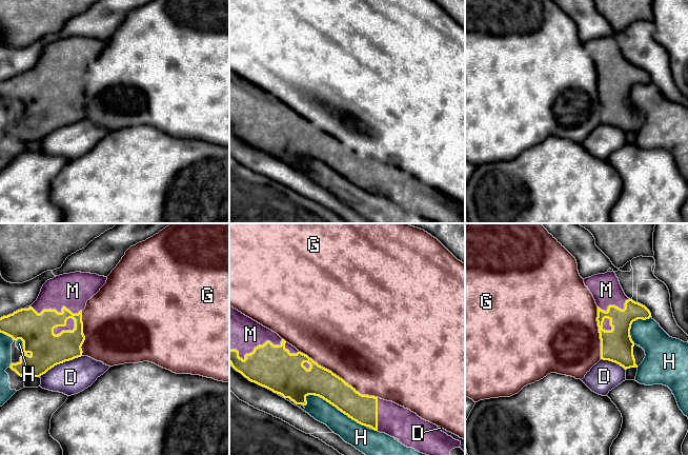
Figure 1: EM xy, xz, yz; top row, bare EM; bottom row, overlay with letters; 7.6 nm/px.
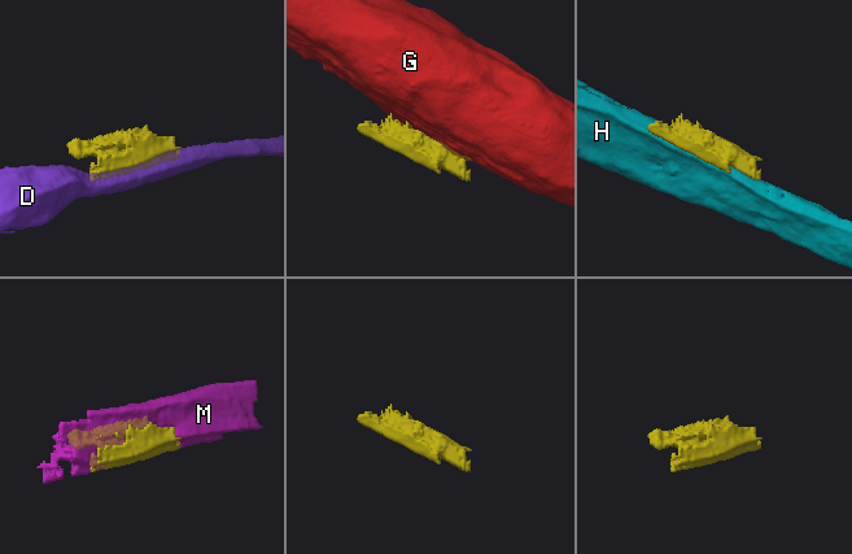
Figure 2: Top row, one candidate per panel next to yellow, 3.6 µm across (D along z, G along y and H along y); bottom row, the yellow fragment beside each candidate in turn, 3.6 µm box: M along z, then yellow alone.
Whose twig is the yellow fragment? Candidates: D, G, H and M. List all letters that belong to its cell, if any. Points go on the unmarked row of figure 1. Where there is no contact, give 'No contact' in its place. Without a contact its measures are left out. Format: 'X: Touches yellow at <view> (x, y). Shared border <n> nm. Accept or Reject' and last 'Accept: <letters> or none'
D: Touches yellow at xy (60, 126). Shared border 360 nm. Reject
G: Touches yellow at xz (338, 140). Shared border 700 nm. Reject
H: Touches yellow at xz (328, 165). Shared border 550 nm. Reject
M: Touches yellow at xz (254, 114). Shared border 420 nm. Accept
Accept: M

